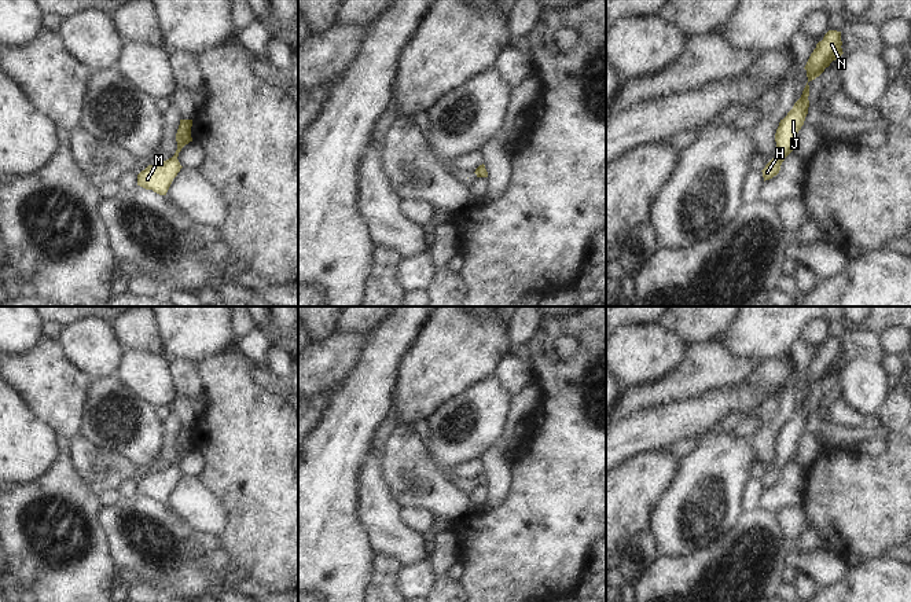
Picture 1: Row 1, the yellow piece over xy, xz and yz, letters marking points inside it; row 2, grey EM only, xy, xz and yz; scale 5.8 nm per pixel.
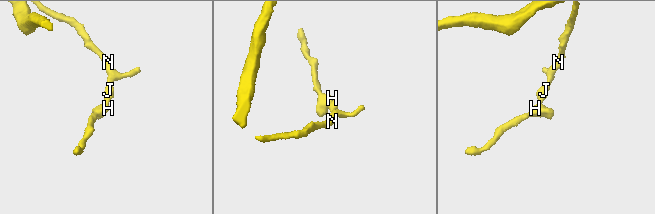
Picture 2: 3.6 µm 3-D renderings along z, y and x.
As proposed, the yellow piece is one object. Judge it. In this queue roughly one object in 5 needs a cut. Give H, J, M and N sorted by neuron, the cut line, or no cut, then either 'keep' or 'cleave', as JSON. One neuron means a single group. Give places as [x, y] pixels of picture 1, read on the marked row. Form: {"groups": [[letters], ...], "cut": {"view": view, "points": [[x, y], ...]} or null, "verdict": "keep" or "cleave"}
{"groups": [["H", "J", "M", "N"]], "cut": null, "verdict": "keep"}

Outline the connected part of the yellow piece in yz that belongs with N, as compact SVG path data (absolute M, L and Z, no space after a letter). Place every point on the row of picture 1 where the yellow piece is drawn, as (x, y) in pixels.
M829 30L823 40L816 44L816 48L811 54L805 70L808 82L819 77L833 60L841 58L842 52L841 32Z

